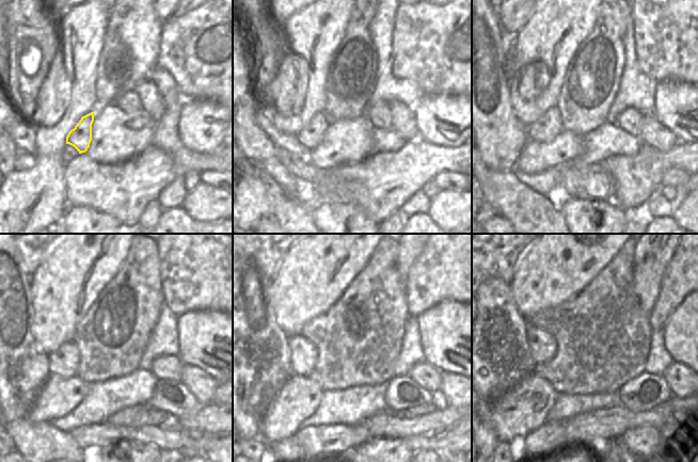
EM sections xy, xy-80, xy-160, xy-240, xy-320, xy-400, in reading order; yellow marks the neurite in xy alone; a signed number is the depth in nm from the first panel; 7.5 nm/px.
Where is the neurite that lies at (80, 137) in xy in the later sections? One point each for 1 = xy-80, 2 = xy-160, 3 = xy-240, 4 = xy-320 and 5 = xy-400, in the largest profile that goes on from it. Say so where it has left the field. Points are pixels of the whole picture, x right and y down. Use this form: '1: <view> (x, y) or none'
1: xy-80 (312, 134)
2: xy-160 (549, 126)
3: xy-240 (64, 362)
4: xy-320 (303, 353)
5: xy-400 (542, 345)

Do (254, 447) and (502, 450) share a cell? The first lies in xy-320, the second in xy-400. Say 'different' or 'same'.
same

